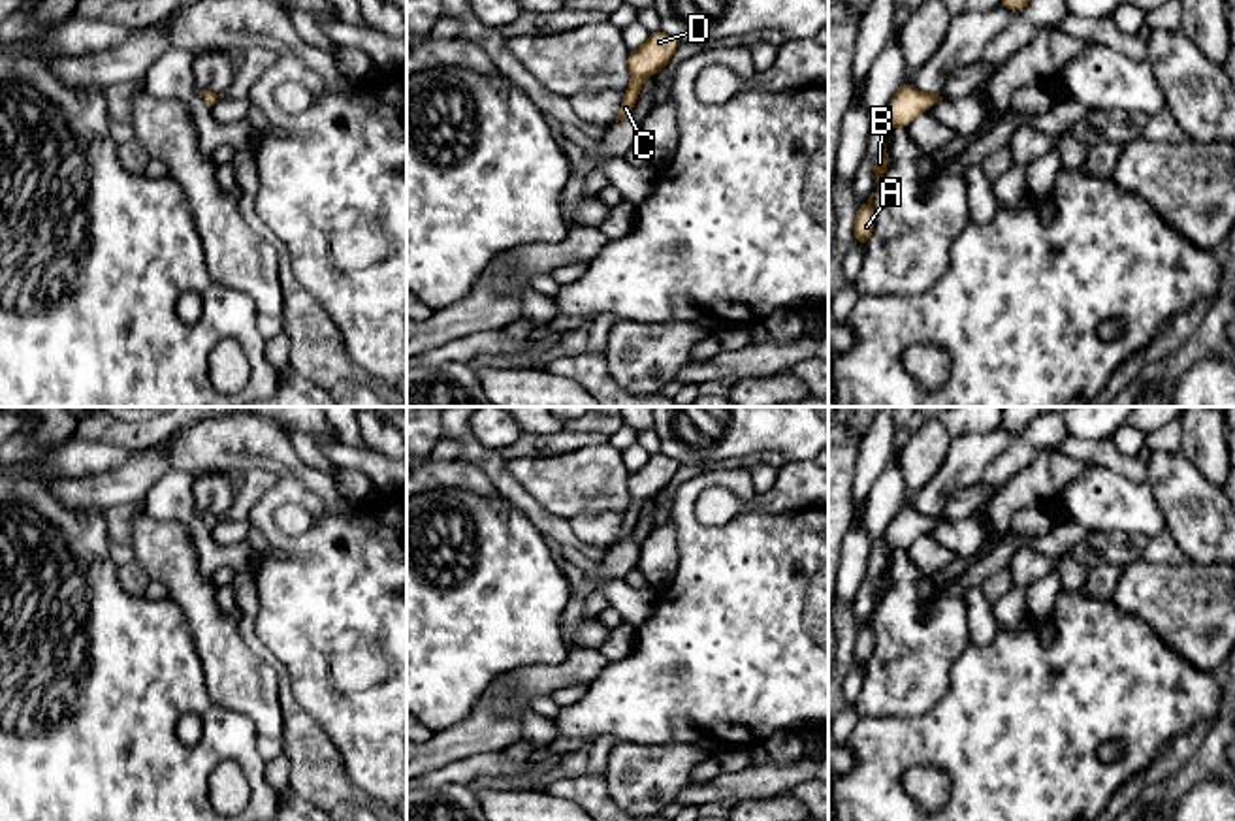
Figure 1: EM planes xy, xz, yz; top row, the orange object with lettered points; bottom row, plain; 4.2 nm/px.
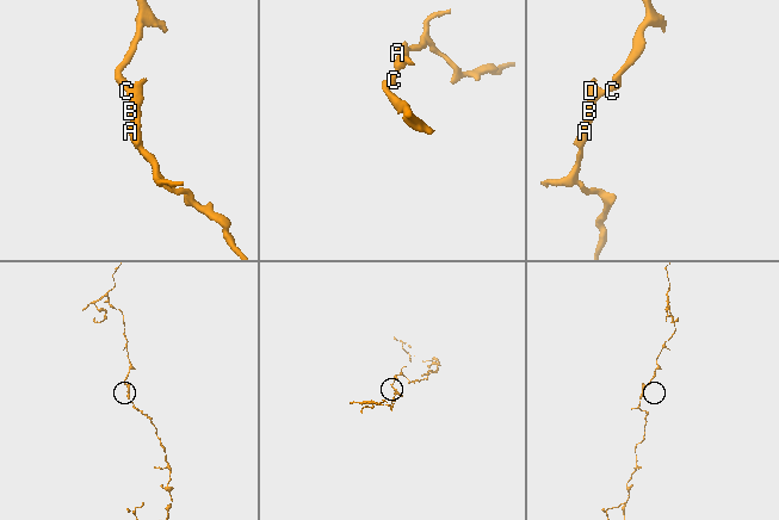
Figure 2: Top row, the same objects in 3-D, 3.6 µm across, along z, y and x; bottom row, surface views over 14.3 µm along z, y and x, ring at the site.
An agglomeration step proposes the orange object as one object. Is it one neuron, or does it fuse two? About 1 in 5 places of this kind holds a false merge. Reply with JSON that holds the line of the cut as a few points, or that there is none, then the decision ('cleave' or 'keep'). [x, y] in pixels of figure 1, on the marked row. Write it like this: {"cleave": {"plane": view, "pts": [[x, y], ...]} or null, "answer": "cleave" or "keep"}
{"cleave": null, "answer": "keep"}

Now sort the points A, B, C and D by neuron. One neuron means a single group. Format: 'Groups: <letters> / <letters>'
Groups: A B C D

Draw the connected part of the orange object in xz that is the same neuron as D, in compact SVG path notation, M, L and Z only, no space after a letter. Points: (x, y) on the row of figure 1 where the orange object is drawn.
M657 30L650 34L642 47L629 53L631 85L623 90L623 102L616 122L623 121L634 109L644 81L668 64L678 45L680 41L676 38Z

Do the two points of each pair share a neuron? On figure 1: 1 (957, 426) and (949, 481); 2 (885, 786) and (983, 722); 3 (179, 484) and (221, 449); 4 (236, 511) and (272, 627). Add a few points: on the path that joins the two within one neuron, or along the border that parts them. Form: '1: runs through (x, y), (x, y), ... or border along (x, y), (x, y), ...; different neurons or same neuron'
1: border along (998, 426), (953, 439); different neurons
2: runs through (902, 759), (923, 739), (957, 735); same neuron
3: border along (172, 467), (192, 477); different neurons
4: border along (273, 482), (247, 518); different neurons

